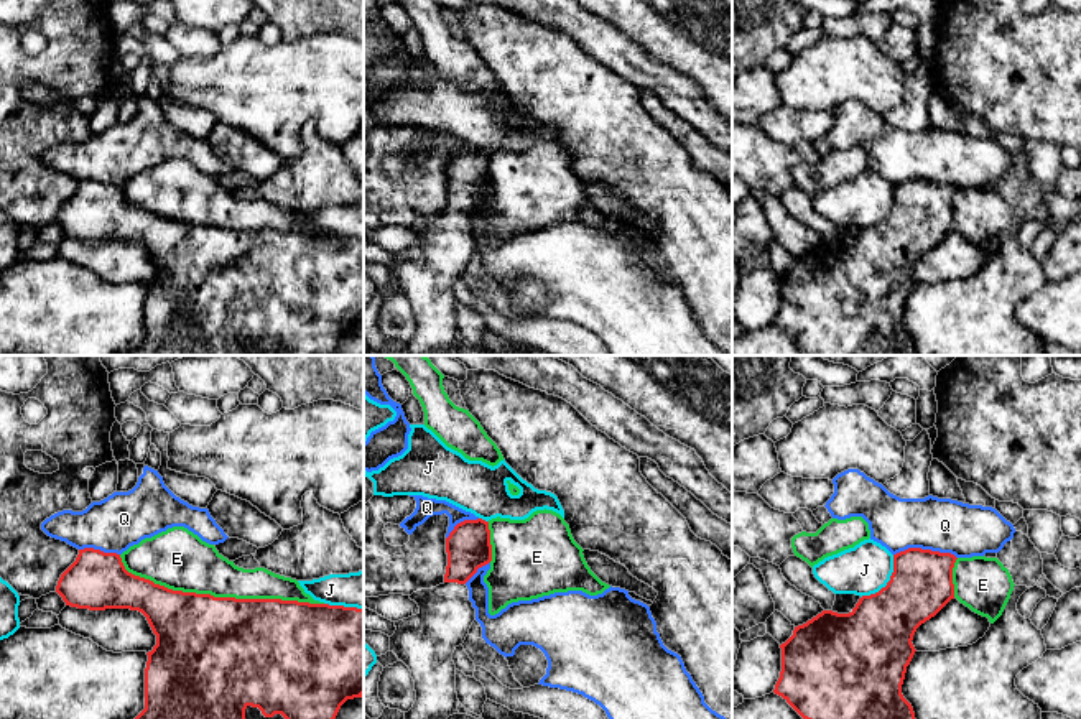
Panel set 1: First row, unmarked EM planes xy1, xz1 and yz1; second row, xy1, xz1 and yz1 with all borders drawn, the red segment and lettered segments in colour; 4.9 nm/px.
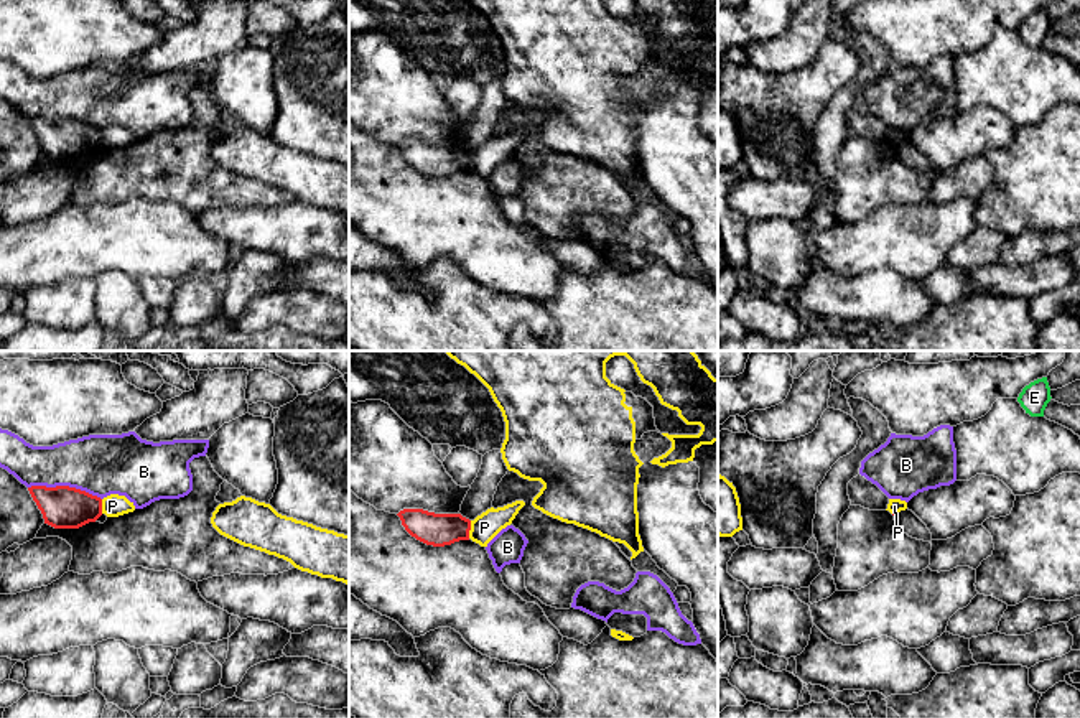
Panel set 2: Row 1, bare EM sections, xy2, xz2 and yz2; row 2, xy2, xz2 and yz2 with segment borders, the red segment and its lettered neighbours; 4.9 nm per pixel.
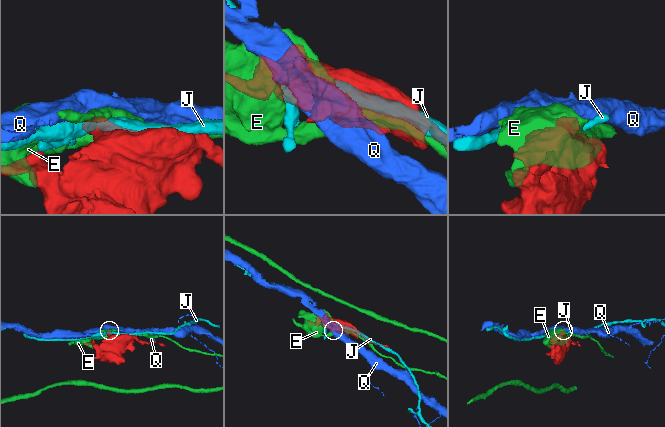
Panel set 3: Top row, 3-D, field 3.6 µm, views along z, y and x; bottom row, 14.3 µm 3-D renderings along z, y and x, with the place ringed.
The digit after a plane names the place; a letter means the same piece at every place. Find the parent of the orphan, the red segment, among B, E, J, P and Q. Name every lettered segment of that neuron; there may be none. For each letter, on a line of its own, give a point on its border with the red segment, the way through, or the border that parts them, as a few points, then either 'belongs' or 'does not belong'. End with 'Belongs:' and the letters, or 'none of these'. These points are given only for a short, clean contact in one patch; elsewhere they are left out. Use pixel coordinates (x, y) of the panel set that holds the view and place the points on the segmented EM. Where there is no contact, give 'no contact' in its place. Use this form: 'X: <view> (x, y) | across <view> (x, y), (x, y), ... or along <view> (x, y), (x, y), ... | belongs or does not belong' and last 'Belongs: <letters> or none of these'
B: xy2 (65, 486) | does not belong
E: xy1 (218, 598) | does not belong
J: yz1 (887, 583) | does not belong
P: xz2 (470, 529) | along xz2 (471, 521), (468, 537) | does not belong
Q: yz1 (925, 550) | along yz1 (894, 553), (909, 548), (930, 548), (950, 552), (956, 558) | does not belong
Belongs: none of these

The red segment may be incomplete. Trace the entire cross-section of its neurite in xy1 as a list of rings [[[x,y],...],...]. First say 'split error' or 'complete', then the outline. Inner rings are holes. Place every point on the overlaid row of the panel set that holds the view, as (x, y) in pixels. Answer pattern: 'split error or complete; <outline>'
complete; [[[94,548],[79,550],[56,592],[71,607],[130,609],[146,617],[156,645],[146,653],[145,709],[135,719],[245,719],[248,706],[258,707],[265,717],[336,719],[347,699],[364,696],[364,609],[173,591],[128,573],[120,554]]]

